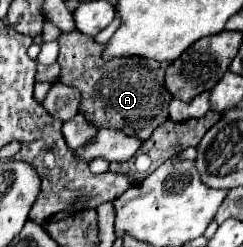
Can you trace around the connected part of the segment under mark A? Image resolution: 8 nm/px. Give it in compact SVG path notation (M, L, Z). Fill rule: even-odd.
M79 31L61 33L59 41L59 57L57 63L61 73L57 77L59 83L75 87L81 93L79 113L91 121L97 129L121 129L125 135L135 135L141 141L149 139L157 125L163 125L169 115L171 95L165 89L165 67L169 63L129 57L129 59L113 59L109 63L101 61L103 47Z

